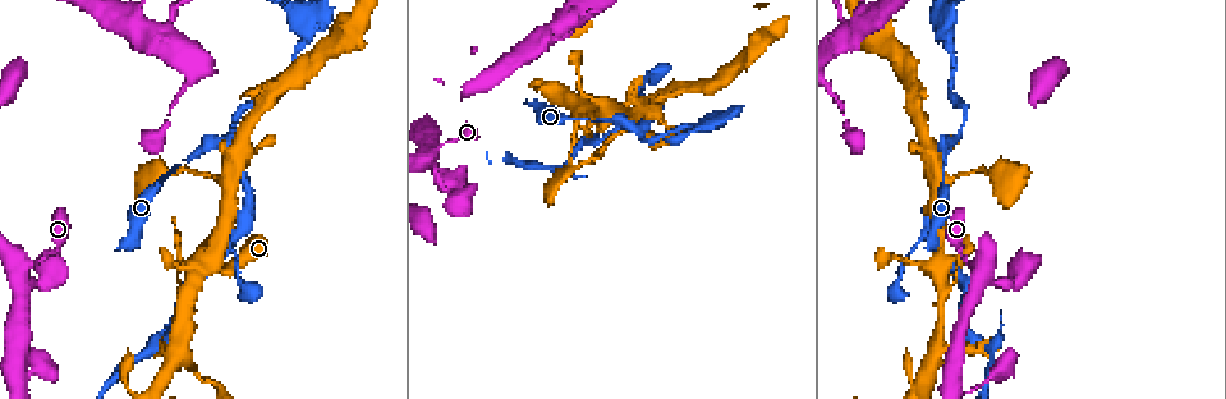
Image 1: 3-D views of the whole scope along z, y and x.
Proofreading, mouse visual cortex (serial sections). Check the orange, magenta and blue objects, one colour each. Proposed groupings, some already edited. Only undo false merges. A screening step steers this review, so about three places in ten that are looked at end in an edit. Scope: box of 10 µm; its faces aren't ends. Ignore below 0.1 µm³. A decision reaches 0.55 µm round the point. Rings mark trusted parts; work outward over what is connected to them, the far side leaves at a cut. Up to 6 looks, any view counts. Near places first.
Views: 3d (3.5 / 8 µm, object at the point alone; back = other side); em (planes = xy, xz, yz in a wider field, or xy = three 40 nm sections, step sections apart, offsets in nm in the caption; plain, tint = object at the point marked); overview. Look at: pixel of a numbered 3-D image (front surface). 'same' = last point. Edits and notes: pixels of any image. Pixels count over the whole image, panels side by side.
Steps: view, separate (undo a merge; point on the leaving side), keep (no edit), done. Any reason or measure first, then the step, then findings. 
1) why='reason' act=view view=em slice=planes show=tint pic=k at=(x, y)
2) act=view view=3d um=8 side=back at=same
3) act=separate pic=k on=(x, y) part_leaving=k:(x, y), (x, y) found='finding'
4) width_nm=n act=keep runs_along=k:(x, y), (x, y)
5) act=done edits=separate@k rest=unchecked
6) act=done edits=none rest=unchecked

why='thin neck' act=view view=3d um=3.5 pic=1 at=(942, 169)

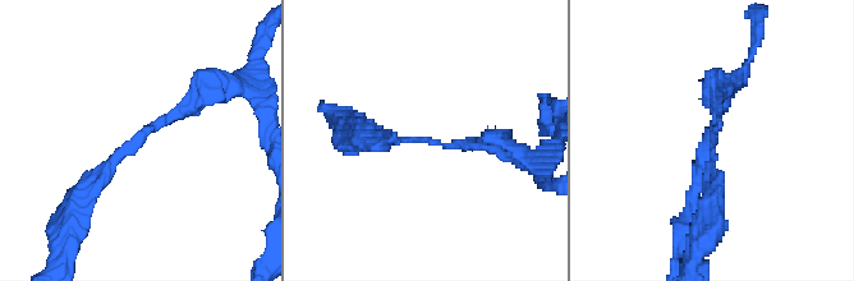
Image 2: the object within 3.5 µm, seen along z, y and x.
act=view view=em slice=planes show=tint pic=2 at=(137, 138)

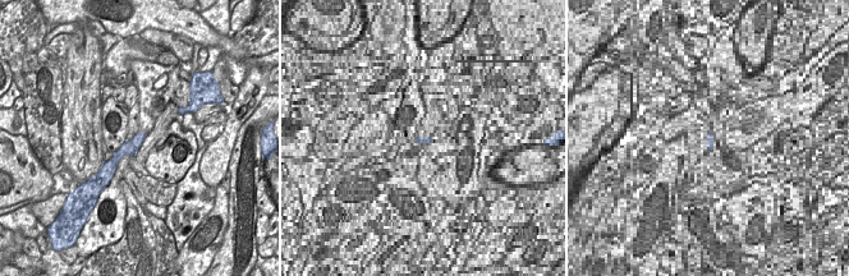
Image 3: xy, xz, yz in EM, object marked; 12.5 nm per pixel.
why='another direction' act=view view=em slice=xy step=2 show=tint at=same

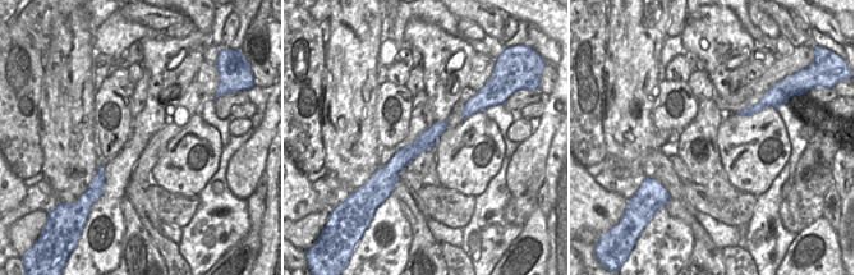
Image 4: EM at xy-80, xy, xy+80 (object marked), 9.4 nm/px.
arm_widths_nm=150,250 act=keep runs_along=2:(79, 199), (142, 132), (210, 93) found='one cell here'

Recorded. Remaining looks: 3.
why='calibre changes' act=view view=3d um=8 side=back pic=1 at=(215, 267)

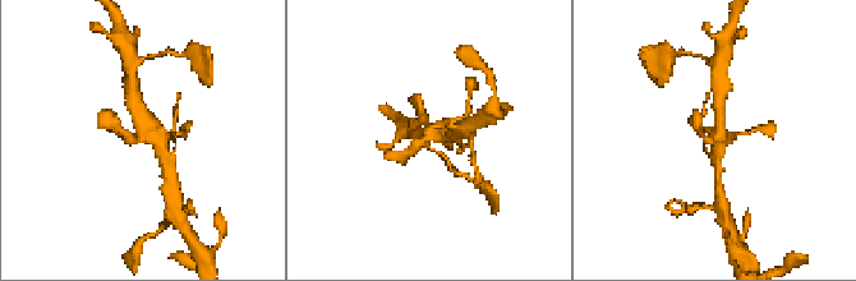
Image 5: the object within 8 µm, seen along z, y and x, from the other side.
why='shape alone is not enough' act=view view=em slice=xy step=5 show=tint at=same

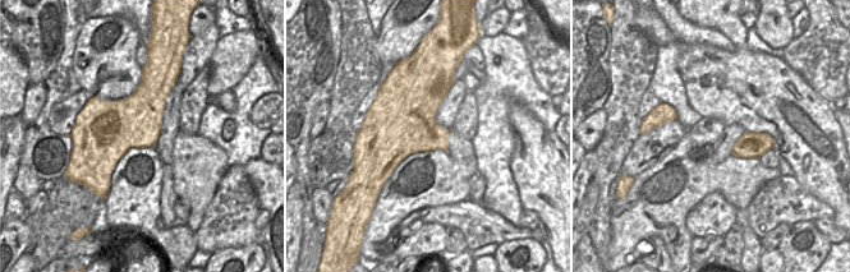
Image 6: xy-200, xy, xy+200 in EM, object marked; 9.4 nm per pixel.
width_nm=550 act=keep runs_along=5:(696, 128), (717, 138), (718, 102) found='one cell here'

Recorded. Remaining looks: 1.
act=done edits=none rest=unchecked

